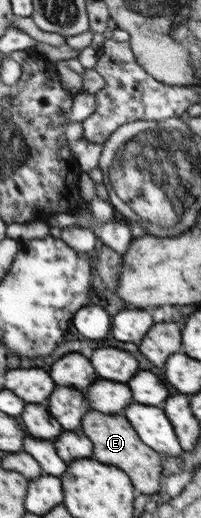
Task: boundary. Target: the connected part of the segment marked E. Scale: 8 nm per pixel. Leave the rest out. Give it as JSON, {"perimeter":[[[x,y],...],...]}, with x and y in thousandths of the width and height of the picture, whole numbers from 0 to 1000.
{"perimeter":[[[448,792],[408,807],[408,834],[468,853],[468,884],[488,892],[557,896],[557,900],[587,900],[597,907],[617,907],[647,919],[657,934],[697,950],[726,950],[726,954],[761,958],[756,950],[796,946],[816,880],[796,884],[786,873],[766,873],[746,861],[726,861],[687,846],[687,838],[667,834],[667,826],[647,822],[647,815],[617,803],[587,803],[587,799],[498,799],[478,792]]]}

